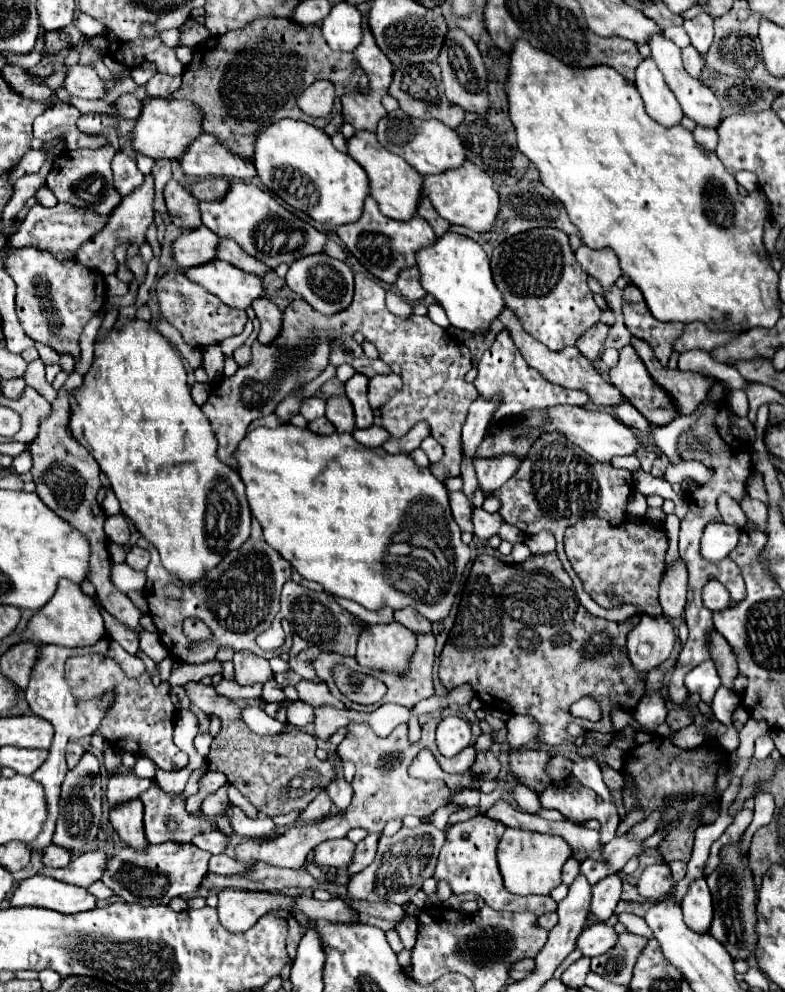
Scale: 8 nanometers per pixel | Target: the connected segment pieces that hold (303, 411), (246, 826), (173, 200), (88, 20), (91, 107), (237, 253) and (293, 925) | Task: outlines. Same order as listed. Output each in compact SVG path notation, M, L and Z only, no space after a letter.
M310 397L306 401L302 401L300 405L300 415L306 419L306 421L312 421L316 417L322 417L324 415L324 401L318 399L318 397Z
M232 801L226 803L224 815L228 817L230 827L234 829L236 835L242 835L242 837L248 837L248 839L268 839L276 833L274 831L276 825L268 815L258 813L258 817L252 819L238 805L234 805Z
M170 181L164 189L164 199L166 199L166 207L170 217L174 217L174 225L182 227L182 229L198 229L202 225L200 219L200 209L198 209L198 201L178 183L178 181Z
M80 13L78 15L78 19L74 19L74 25L82 31L82 35L86 35L88 39L92 39L92 37L104 37L104 25L102 23L96 23L96 19L92 19L92 17L88 17L88 15L84 15L84 13Z
M72 97L72 105L80 111L80 113L112 113L114 115L114 103L106 103L106 101L84 101L84 99L74 99Z
M222 239L222 243L220 243L220 259L232 263L234 267L238 267L238 269L242 269L246 273L258 275L258 277L268 273L268 267L264 263L260 263L258 259L254 259L248 253L244 253L244 249L240 245L232 243L232 239Z
M290 917L289 921L287 920L287 922L289 925L289 932L287 937L287 952L293 962L296 957L297 946L300 942L300 939L302 938L301 928L299 923L293 917Z

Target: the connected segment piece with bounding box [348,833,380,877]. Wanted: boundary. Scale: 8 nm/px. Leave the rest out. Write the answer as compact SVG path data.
M370 833L364 841L360 841L356 845L356 853L354 853L354 859L348 867L348 877L356 875L358 871L362 871L364 867L368 867L368 863L372 863L374 855L376 855L376 843L378 843L378 833Z

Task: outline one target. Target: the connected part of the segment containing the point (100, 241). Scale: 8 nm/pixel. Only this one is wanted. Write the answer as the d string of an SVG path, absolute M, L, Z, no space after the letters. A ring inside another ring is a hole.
M146 175L144 177L144 183L138 189L134 189L128 197L122 199L122 203L112 213L108 225L98 235L94 235L88 243L82 243L80 245L80 249L76 251L76 259L80 263L84 263L86 267L92 267L94 271L100 271L102 275L116 273L118 263L116 263L112 251L120 243L136 243L136 245L142 245L144 243L144 233L150 227L150 223L154 221L154 207L152 207L152 203L154 203L154 177L152 175Z

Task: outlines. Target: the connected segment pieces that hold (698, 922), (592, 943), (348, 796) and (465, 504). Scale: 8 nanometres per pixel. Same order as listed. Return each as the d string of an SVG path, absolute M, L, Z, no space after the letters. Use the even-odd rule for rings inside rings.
M698 879L690 885L686 897L682 899L684 923L692 931L706 933L712 923L712 897L704 879Z
M600 923L596 927L584 927L584 931L580 933L580 939L576 941L576 947L584 951L586 957L596 957L610 951L616 945L616 939L618 939L618 933L614 931L614 927Z
M330 783L326 787L332 803L340 809L340 811L346 811L348 803L352 801L352 785L350 783Z
M462 491L450 493L450 507L452 507L452 515L454 515L458 527L462 531L470 531L472 529L472 511L470 511L468 497Z

